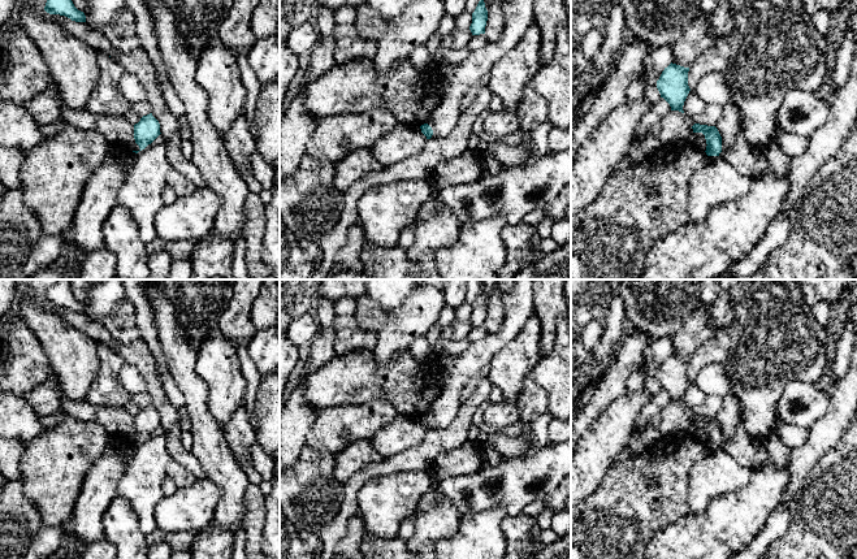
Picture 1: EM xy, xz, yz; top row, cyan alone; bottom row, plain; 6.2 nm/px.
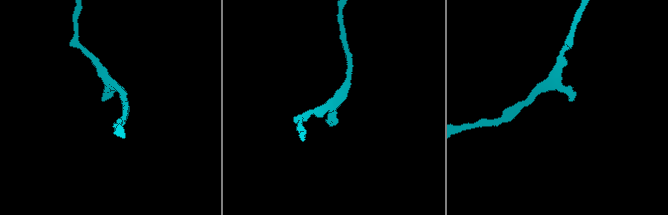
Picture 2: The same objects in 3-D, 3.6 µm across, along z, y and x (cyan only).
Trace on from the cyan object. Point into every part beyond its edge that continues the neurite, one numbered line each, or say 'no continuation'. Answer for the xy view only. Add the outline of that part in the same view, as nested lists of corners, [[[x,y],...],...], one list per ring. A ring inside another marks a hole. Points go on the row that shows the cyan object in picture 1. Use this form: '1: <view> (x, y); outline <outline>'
no continuation

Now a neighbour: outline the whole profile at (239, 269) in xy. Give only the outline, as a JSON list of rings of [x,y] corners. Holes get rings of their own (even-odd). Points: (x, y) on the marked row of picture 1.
[[[239,237],[233,244],[231,273],[234,280],[248,280],[248,268],[244,259],[246,242]]]

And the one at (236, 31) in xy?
[[[233,0],[231,8],[222,21],[220,40],[239,55],[247,56],[256,38],[252,32],[252,13],[260,0]]]

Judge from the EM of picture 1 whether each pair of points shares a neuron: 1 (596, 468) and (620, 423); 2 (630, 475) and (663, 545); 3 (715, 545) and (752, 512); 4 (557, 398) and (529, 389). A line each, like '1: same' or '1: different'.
1: same
2: different
3: same
4: different

